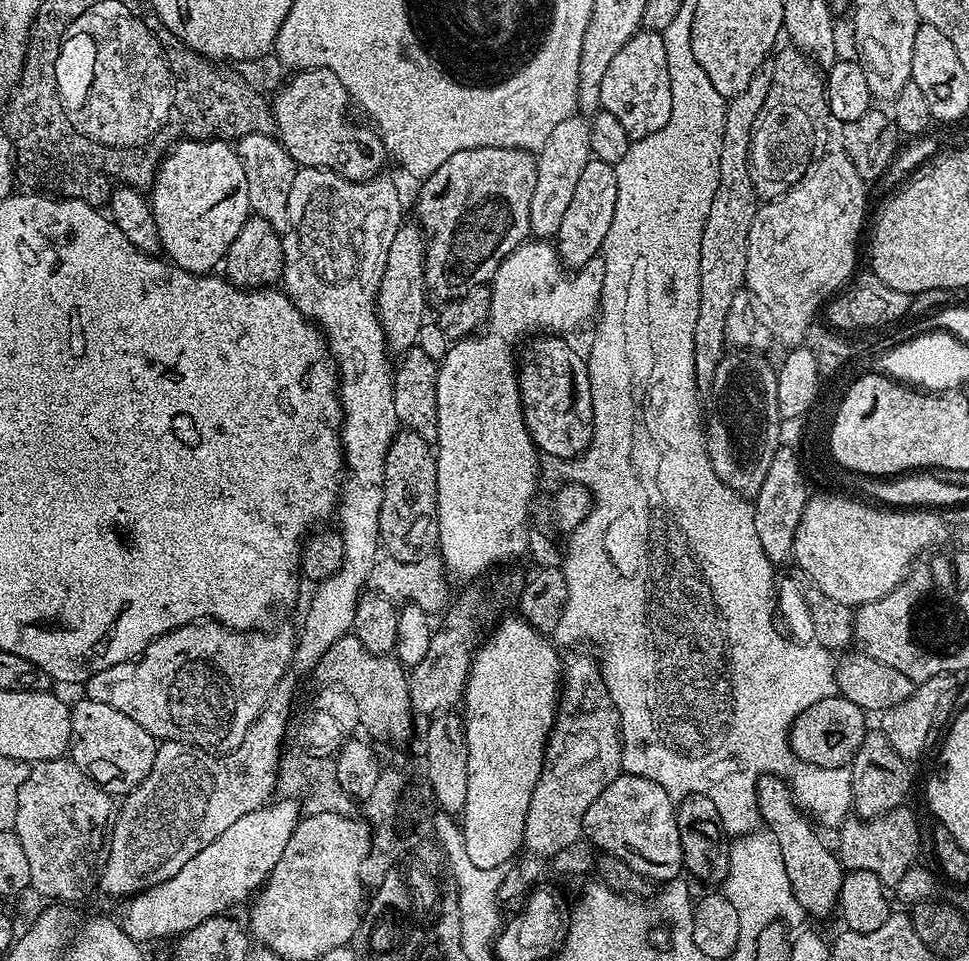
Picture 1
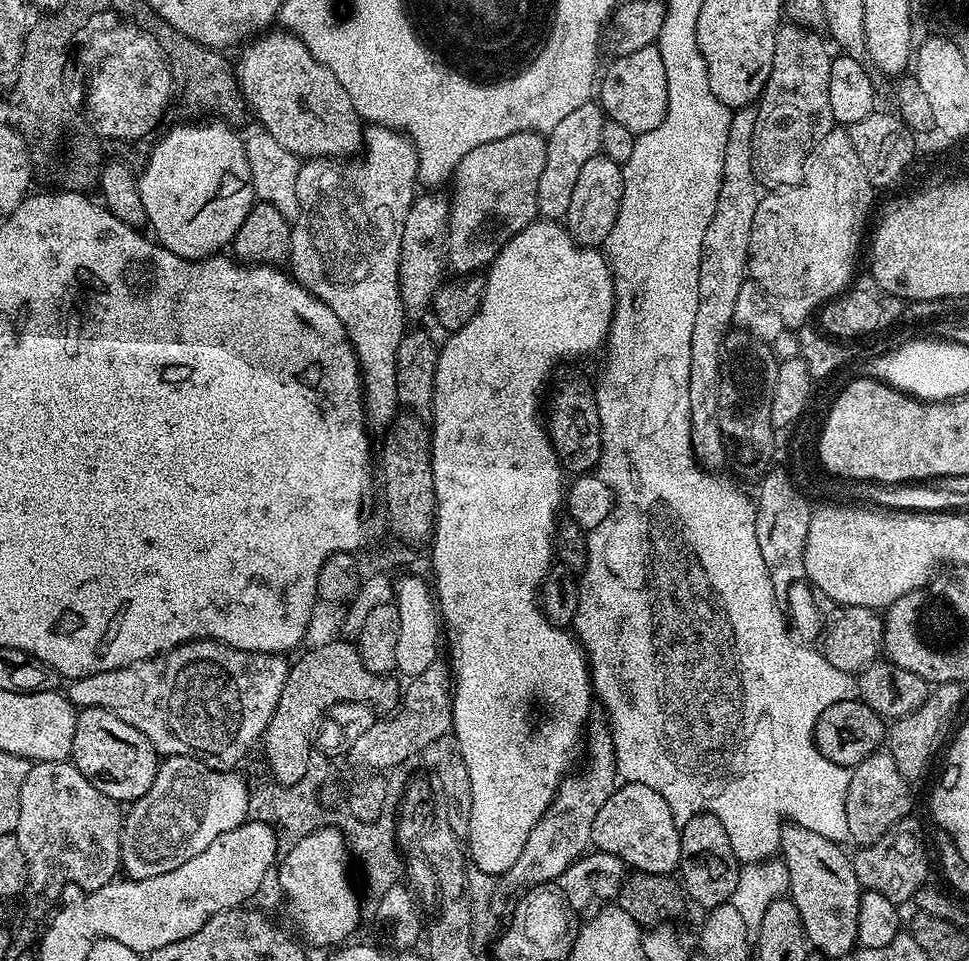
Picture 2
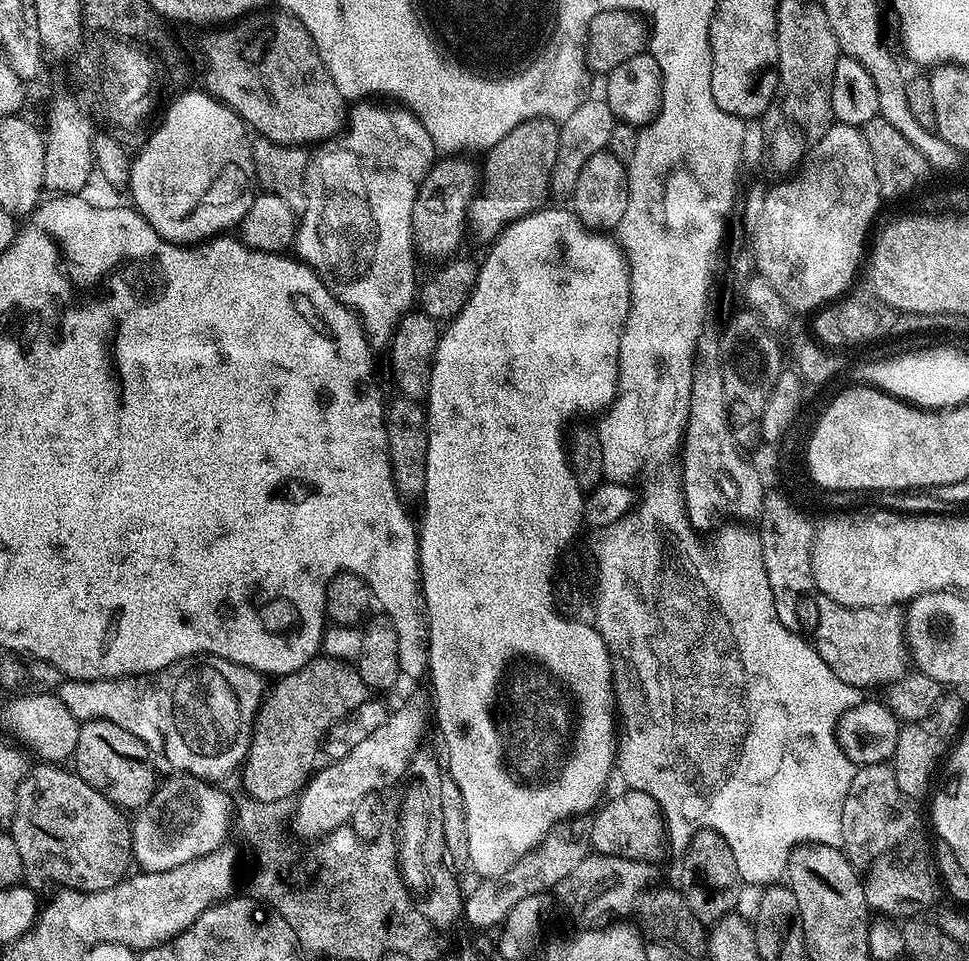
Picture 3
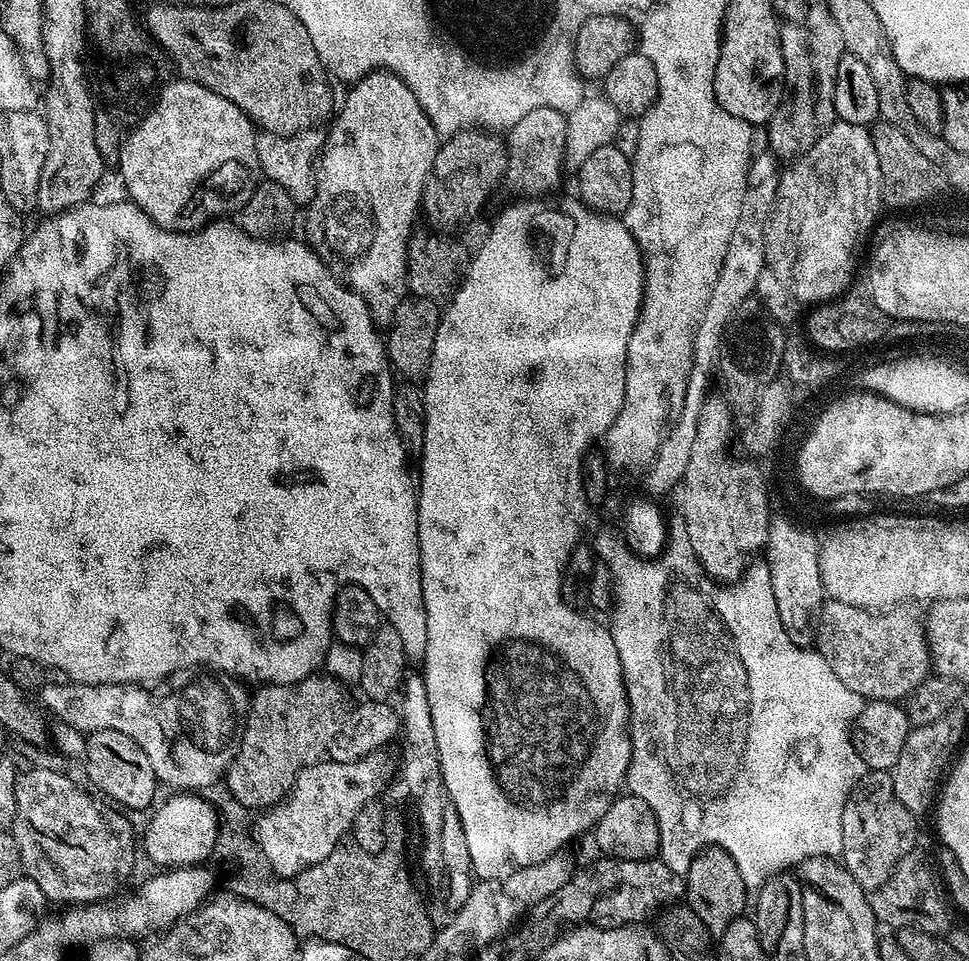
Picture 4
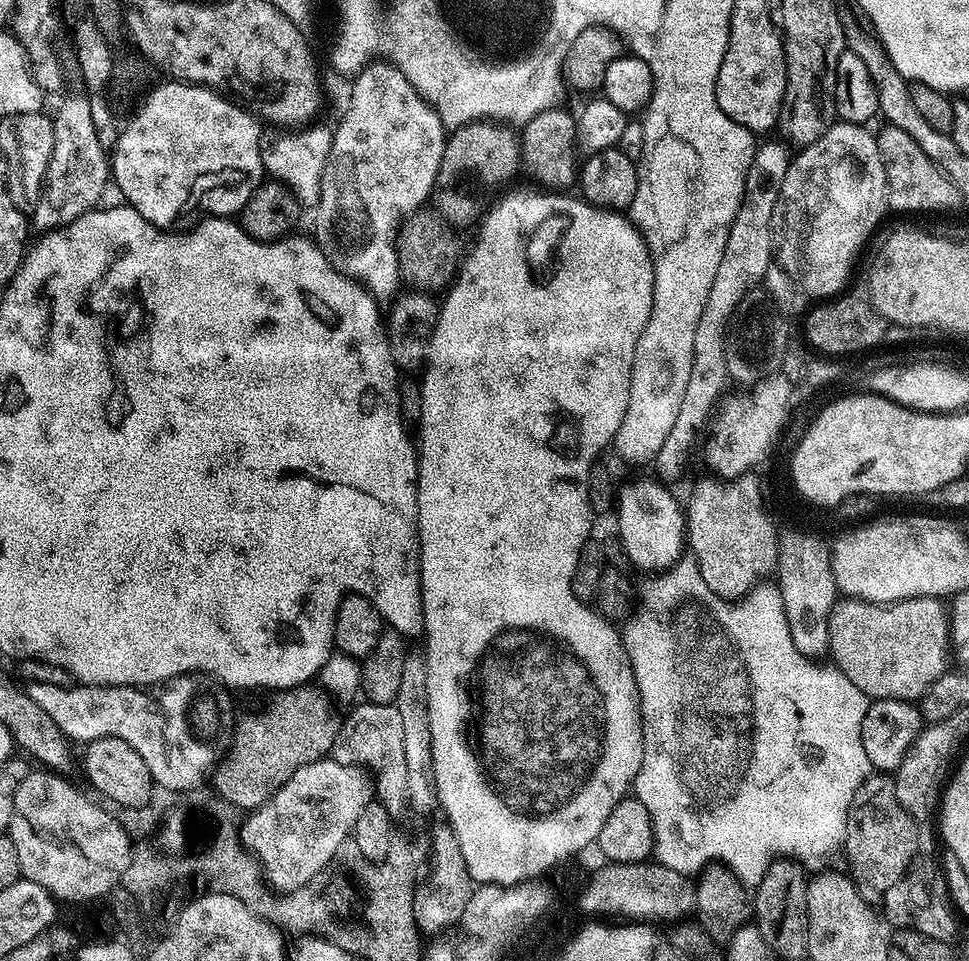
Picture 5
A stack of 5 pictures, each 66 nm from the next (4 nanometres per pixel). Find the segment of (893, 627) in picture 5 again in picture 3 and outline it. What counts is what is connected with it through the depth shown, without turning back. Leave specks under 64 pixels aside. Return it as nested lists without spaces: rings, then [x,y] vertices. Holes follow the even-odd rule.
[[[817,595],[816,640],[814,647],[822,662],[850,686],[861,690],[875,684],[887,686],[906,671],[906,648],[902,620],[897,613],[883,608],[847,608],[828,596]]]

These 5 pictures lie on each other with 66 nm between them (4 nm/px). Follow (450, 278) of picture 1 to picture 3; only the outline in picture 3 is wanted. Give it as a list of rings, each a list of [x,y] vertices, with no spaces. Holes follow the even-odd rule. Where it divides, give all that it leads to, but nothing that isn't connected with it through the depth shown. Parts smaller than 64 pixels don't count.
[[[539,119],[522,122],[510,130],[494,147],[487,149],[478,191],[468,204],[466,228],[476,240],[491,242],[506,225],[545,207],[560,129],[553,121]]]

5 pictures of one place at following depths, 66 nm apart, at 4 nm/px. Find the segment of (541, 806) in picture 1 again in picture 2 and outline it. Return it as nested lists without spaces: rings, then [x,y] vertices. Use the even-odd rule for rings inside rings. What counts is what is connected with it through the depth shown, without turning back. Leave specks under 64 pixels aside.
[[[603,719],[595,720],[586,728],[588,769],[585,770],[584,776],[578,777],[577,780],[568,778],[561,783],[556,797],[552,799],[552,805],[548,807],[546,814],[542,814],[534,830],[530,830],[530,838],[526,838],[526,846],[522,848],[522,853],[518,854],[517,861],[510,866],[510,870],[495,879],[490,904],[496,913],[511,913],[516,901],[532,887],[553,883],[566,867],[589,851],[594,818],[618,784],[612,729]]]

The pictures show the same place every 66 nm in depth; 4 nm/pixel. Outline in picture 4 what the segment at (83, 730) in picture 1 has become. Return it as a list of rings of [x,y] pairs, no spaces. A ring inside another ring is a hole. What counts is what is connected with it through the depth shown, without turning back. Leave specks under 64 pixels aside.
[[[99,728],[96,732],[87,733],[82,760],[84,772],[88,775],[87,783],[113,805],[124,810],[153,807],[157,799],[156,788],[158,789],[154,766],[150,758],[146,758],[146,754],[140,749],[138,742],[134,742],[134,738],[110,728]]]

